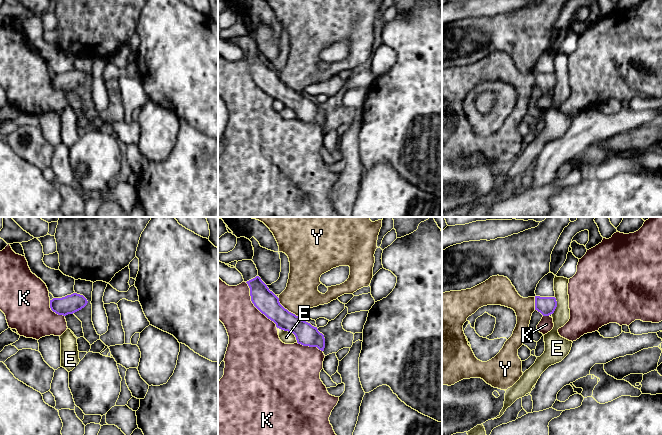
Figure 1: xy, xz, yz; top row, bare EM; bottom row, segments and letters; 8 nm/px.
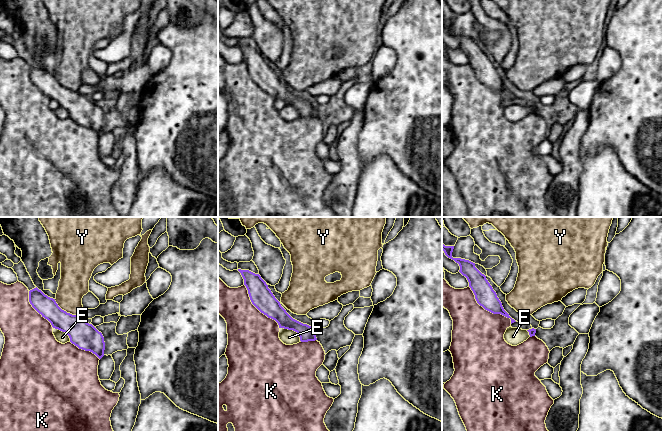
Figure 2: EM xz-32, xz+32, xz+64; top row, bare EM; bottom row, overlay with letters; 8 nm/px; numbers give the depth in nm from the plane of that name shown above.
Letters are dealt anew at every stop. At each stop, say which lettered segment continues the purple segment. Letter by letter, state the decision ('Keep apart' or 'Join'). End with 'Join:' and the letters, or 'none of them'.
E: Keep apart
K: Keep apart
Y: Keep apart
Join: none of them

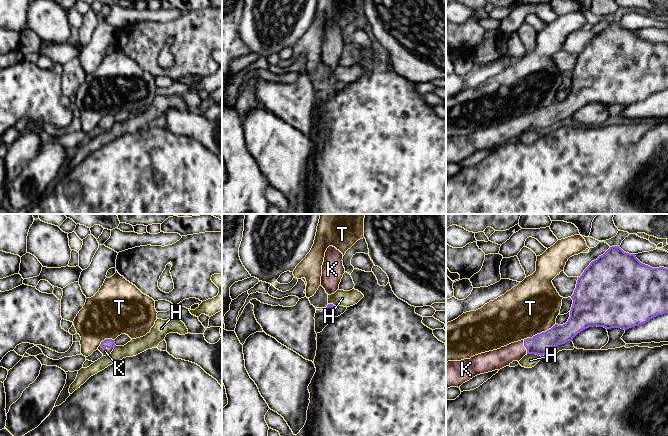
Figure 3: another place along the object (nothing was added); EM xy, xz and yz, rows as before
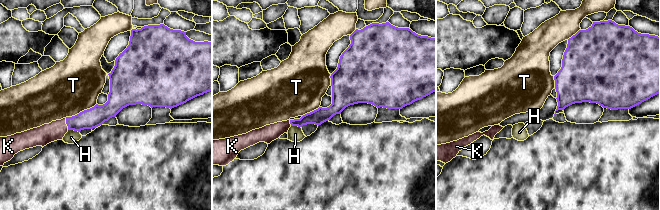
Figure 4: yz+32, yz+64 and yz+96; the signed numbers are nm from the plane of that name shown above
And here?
H: Keep apart
K: Join
T: Keep apart
Join: K

